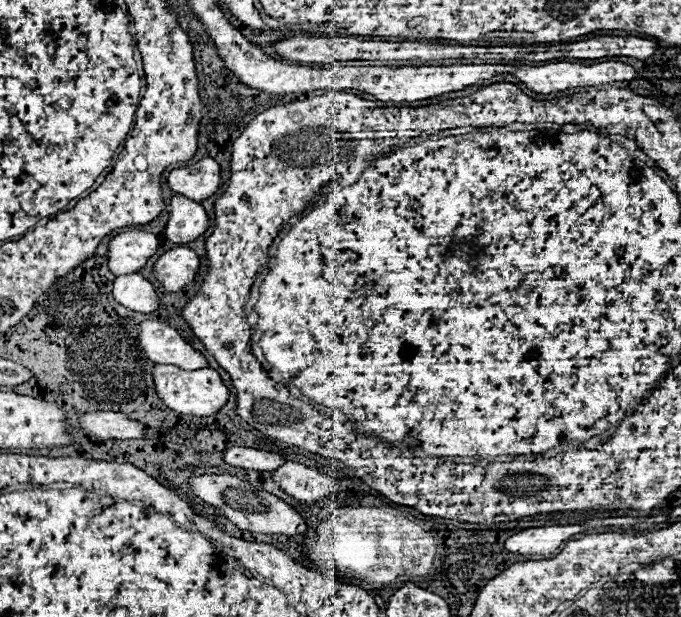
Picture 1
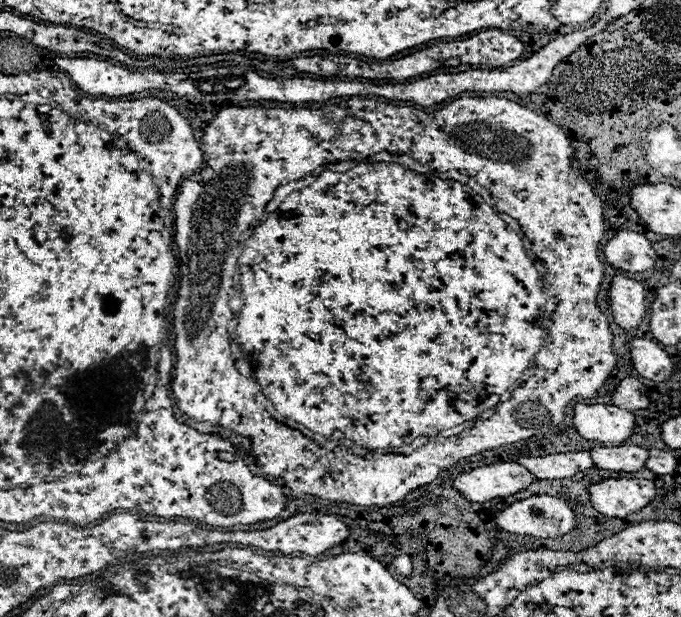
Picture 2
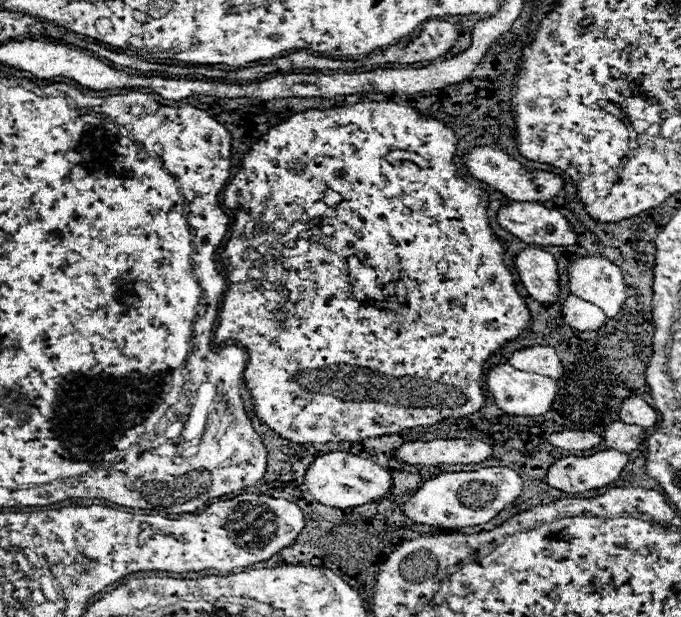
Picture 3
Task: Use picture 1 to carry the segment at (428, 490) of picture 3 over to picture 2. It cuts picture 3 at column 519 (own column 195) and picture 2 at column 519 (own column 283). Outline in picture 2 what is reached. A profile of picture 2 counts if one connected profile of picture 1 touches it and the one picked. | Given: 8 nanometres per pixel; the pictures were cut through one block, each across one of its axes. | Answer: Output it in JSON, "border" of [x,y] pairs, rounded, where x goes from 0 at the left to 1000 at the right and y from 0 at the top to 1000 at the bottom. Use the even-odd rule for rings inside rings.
{"border":[[[805,801],[761,810],[725,840],[728,853],[752,865],[784,872],[822,872],[843,856],[843,830],[828,810]]]}

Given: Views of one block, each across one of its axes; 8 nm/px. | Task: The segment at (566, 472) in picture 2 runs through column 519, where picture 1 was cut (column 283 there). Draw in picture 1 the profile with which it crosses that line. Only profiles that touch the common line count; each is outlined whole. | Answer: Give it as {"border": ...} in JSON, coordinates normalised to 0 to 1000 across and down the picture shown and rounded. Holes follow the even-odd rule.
{"border":[[[341,723],[341,726],[329,729],[326,746],[338,755],[358,759],[358,762],[376,762],[376,765],[399,765],[420,749],[408,736],[399,736],[391,729],[376,729],[376,726],[358,726],[358,723]]]}

